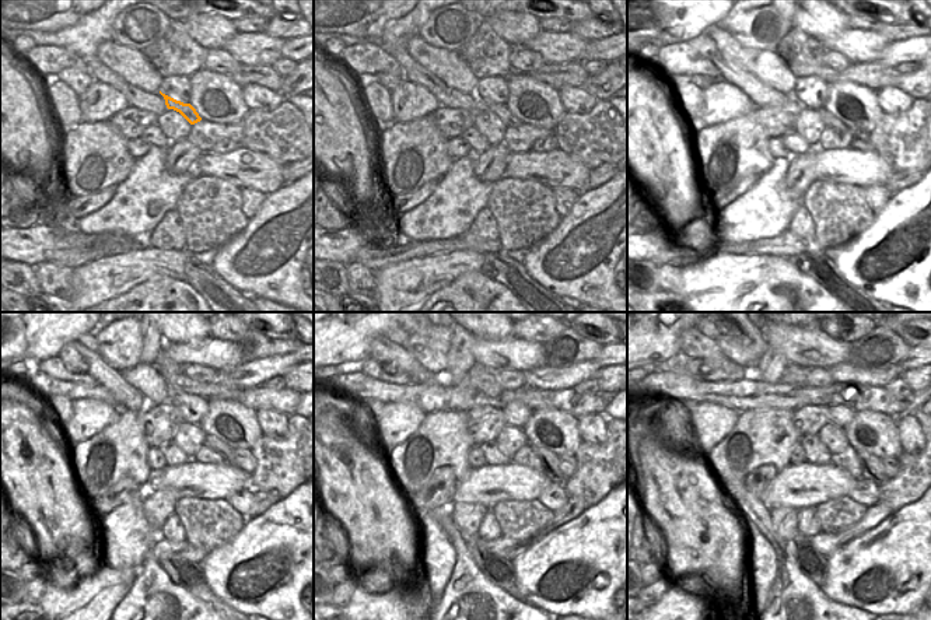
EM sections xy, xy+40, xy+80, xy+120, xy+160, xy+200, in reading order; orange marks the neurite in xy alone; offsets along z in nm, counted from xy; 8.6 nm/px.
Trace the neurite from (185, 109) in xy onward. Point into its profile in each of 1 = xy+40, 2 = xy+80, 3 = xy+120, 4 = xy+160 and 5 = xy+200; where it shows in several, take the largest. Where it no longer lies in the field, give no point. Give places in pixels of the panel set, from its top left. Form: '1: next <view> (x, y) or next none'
1: next xy+40 (501, 111)
2: next xy+80 (829, 121)
3: next xy+120 (230, 455)
4: next xy+160 (550, 462)
5: next xy+200 (879, 469)

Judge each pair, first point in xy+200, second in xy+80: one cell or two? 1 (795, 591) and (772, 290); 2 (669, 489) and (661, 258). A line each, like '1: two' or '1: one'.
1: one
2: two

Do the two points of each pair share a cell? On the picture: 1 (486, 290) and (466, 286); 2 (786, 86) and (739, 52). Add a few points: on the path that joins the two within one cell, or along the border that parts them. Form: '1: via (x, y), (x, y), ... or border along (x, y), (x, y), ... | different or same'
1: via (482, 290), (471, 290) | same
2: via (774, 74), (765, 65), (751, 59) | same

